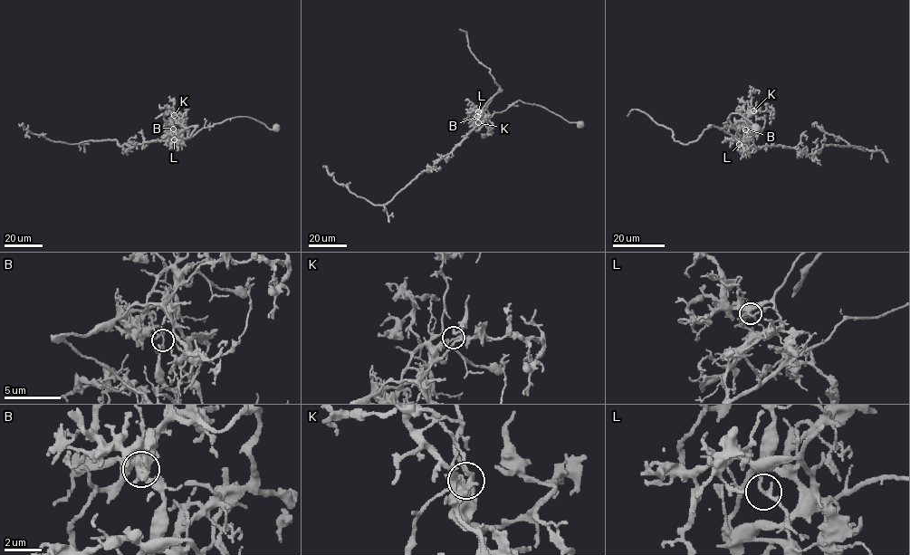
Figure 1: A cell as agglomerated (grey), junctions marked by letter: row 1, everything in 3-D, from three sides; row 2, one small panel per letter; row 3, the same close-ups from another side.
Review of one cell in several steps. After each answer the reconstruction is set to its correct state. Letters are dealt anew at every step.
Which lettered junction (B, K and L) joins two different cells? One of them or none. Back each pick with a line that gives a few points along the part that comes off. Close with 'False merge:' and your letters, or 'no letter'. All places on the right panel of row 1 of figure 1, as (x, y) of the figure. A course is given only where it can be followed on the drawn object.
B: course (744, 129), (741, 122), (727, 128), (712, 126), (697, 140), (682, 144), (645, 113), (632, 109), (627, 116)
False merge: B

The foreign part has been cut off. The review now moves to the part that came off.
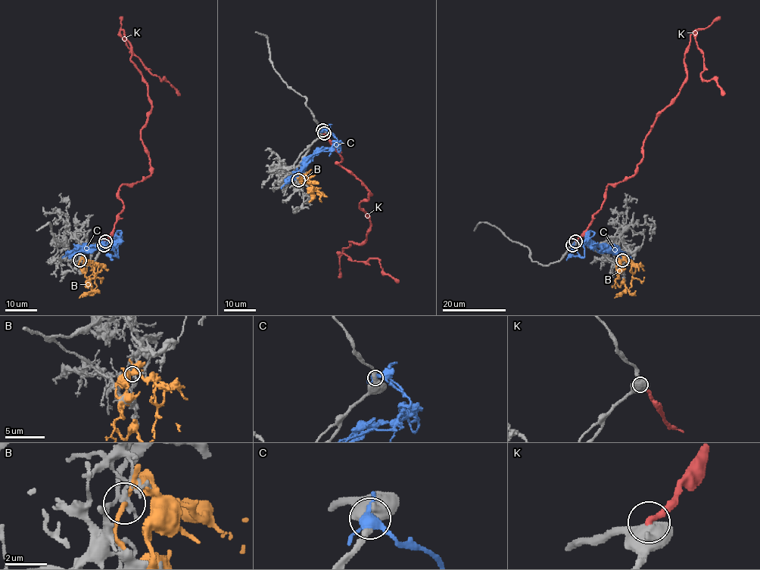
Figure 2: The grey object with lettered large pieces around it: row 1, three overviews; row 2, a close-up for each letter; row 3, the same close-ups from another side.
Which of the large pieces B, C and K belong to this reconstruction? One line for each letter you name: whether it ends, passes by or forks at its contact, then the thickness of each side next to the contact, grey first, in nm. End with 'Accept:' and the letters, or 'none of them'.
Accept: none of them

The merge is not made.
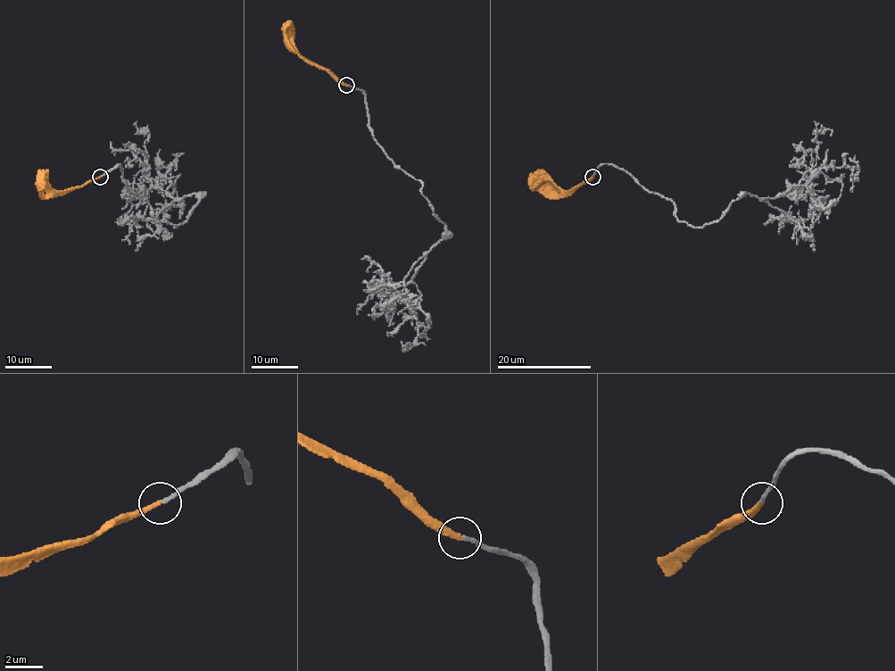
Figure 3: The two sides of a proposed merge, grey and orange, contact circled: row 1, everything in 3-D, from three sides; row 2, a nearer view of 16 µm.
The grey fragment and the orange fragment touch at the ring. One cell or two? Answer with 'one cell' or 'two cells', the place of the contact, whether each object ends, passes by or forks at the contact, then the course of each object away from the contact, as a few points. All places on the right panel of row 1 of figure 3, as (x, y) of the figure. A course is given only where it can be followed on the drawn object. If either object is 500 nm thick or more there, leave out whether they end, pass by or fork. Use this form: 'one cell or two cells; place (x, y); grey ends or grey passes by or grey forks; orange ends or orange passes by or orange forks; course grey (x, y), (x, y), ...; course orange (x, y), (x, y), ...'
one cell; place (592, 177); grey ends; orange ends; course grey (592, 177), (600, 165), (623, 168), (692, 227), (822, 168), (855, 167), (850, 190); course orange (592, 177), (576, 188), (558, 190), (529, 188)

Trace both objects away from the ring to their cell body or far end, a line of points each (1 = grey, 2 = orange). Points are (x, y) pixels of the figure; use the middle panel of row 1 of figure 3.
1: (347, 85), (363, 93), (378, 145), (422, 185), (445, 225), (412, 279), (418, 339), (405, 351), (410, 343)
2: (346, 85), (336, 81), (285, 44), (285, 26), (288, 21)

